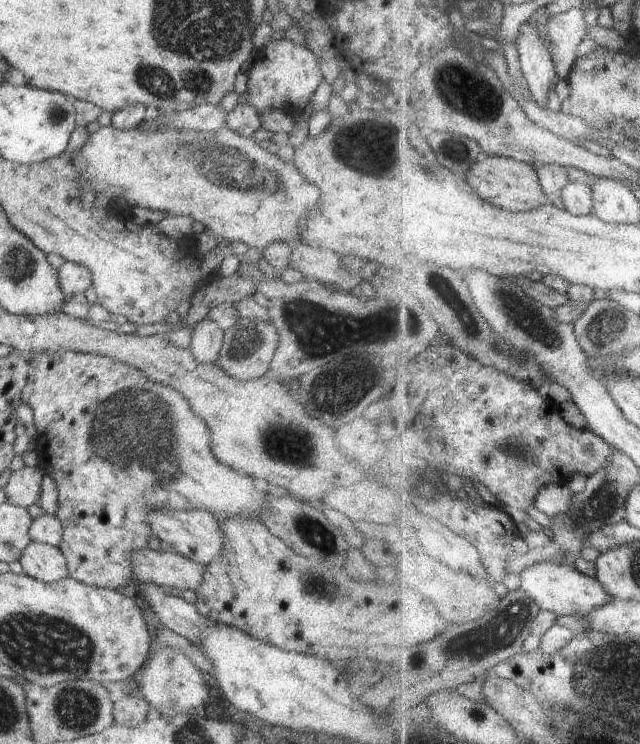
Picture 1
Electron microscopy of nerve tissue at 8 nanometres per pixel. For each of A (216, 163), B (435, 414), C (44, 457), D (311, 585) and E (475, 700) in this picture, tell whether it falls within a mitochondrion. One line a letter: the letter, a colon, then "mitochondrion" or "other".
A: mitochondrion
B: other
C: other
D: mitochondrion
E: other

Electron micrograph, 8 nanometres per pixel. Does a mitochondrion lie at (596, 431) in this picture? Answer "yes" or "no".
no

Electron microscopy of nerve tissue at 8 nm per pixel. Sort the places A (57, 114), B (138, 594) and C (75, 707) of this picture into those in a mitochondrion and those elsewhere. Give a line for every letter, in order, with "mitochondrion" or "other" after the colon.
A: mitochondrion
B: other
C: mitochondrion

